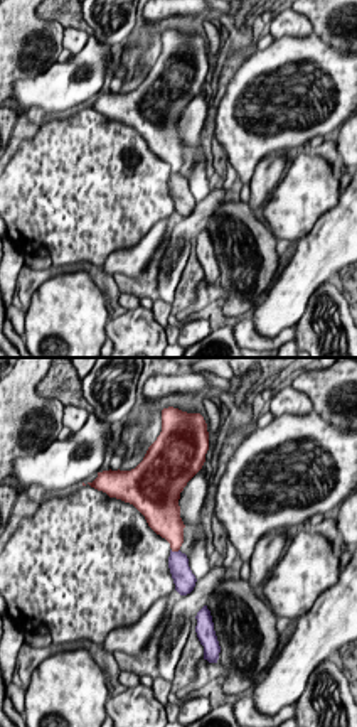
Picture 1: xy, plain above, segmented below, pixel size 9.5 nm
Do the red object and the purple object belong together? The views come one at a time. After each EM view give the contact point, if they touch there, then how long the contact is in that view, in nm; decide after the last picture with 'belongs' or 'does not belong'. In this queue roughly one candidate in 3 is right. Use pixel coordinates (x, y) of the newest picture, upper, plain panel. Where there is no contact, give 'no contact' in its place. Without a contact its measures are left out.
contact (174, 172); length 100 nm

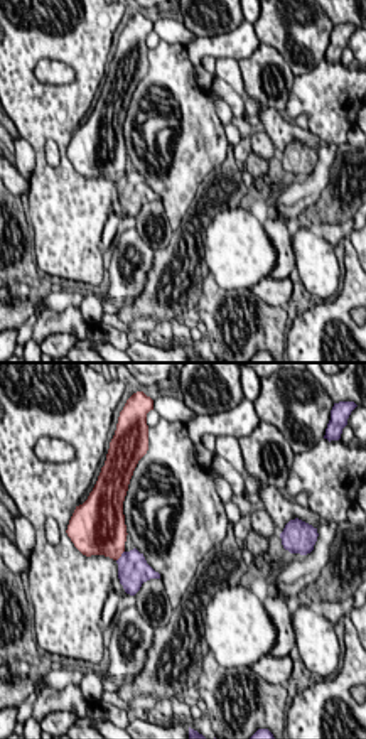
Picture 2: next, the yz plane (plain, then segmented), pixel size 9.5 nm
contact (120, 178); length 130 nm

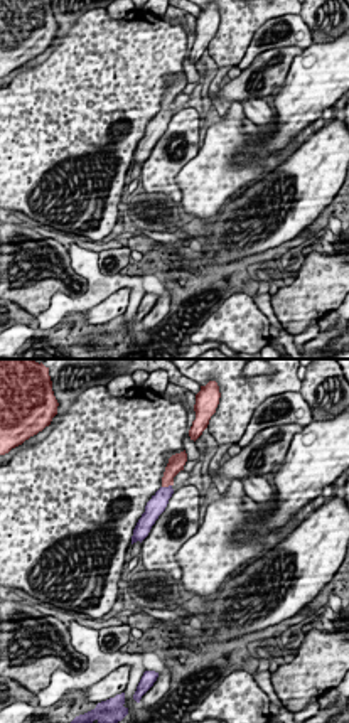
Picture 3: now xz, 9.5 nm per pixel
contact (166, 108); length 100 nm

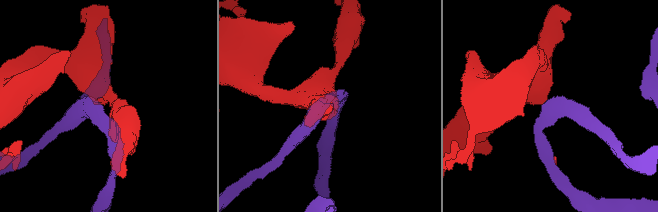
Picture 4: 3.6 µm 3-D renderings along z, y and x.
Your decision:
does not belong

